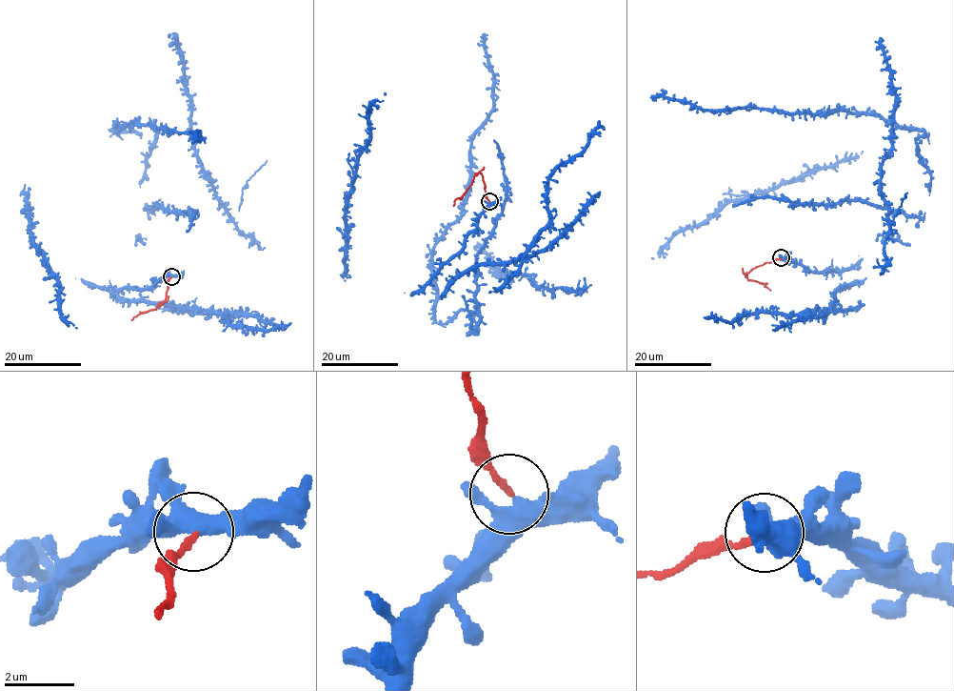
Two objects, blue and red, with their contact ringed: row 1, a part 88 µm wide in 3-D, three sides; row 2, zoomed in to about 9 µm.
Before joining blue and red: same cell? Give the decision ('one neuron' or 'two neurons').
two neurons

